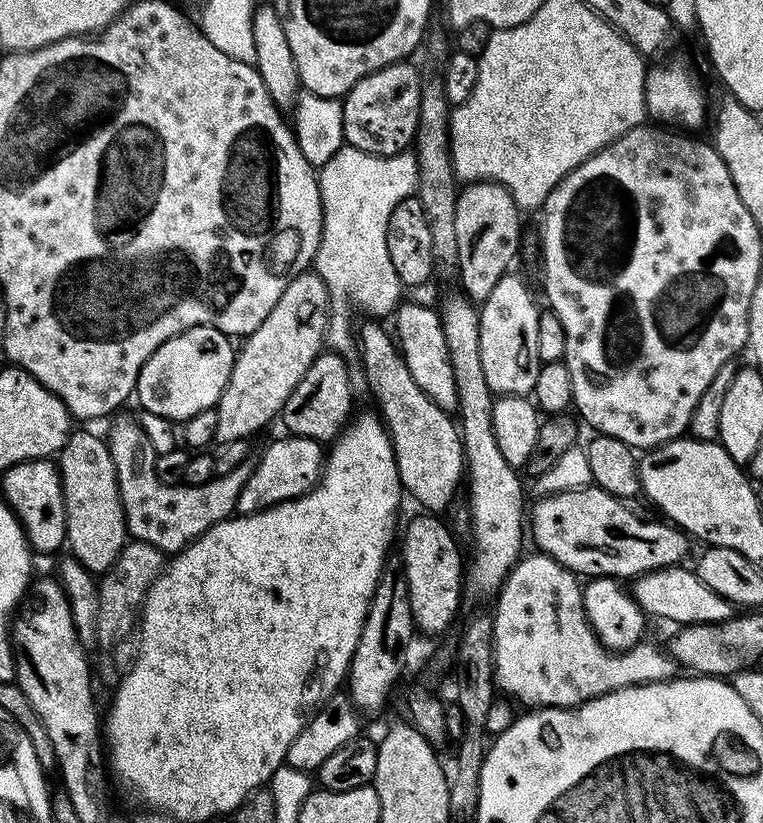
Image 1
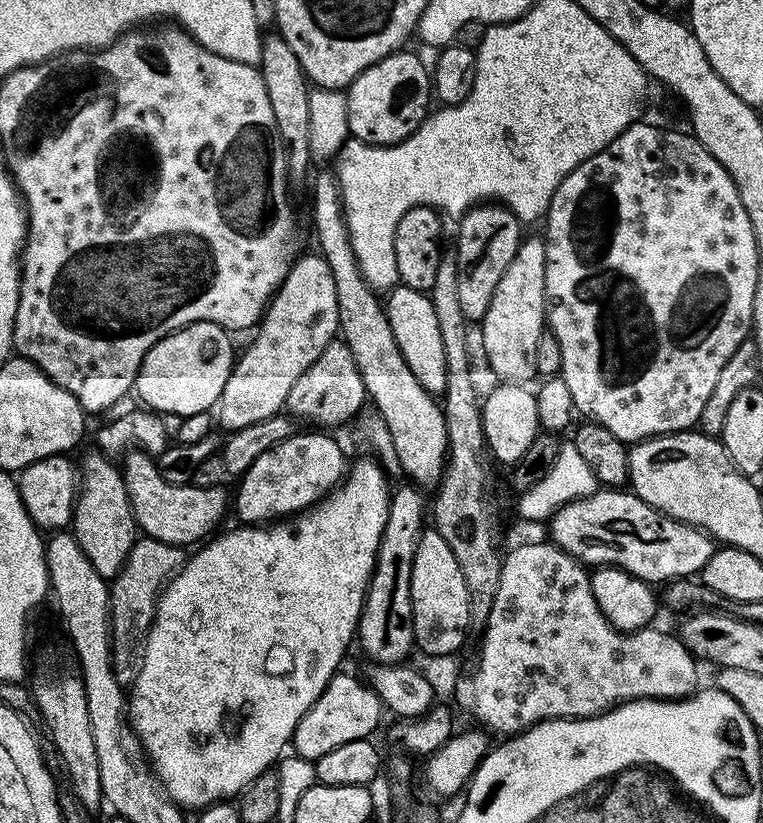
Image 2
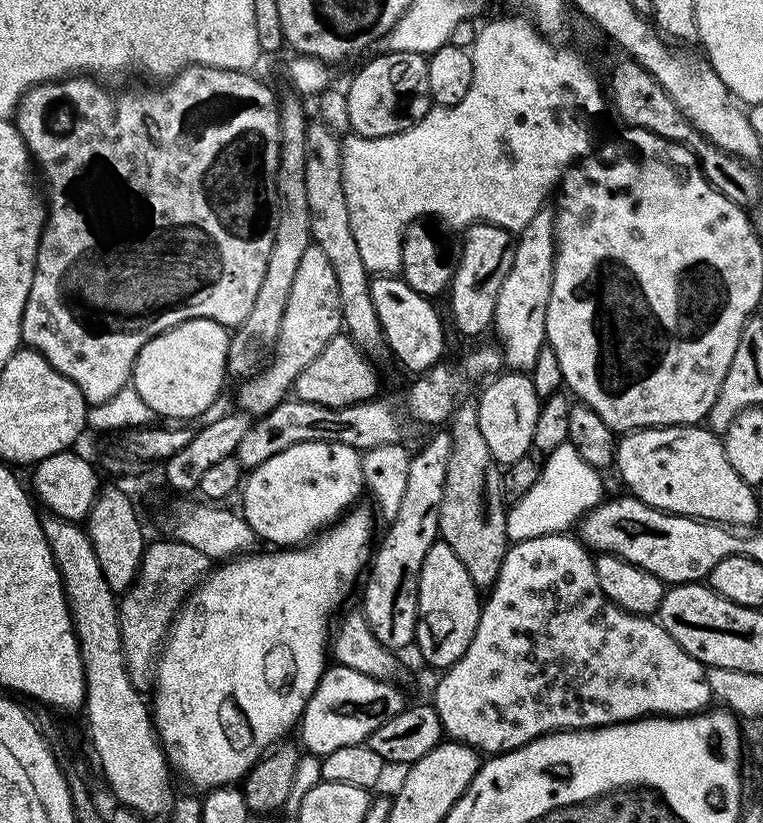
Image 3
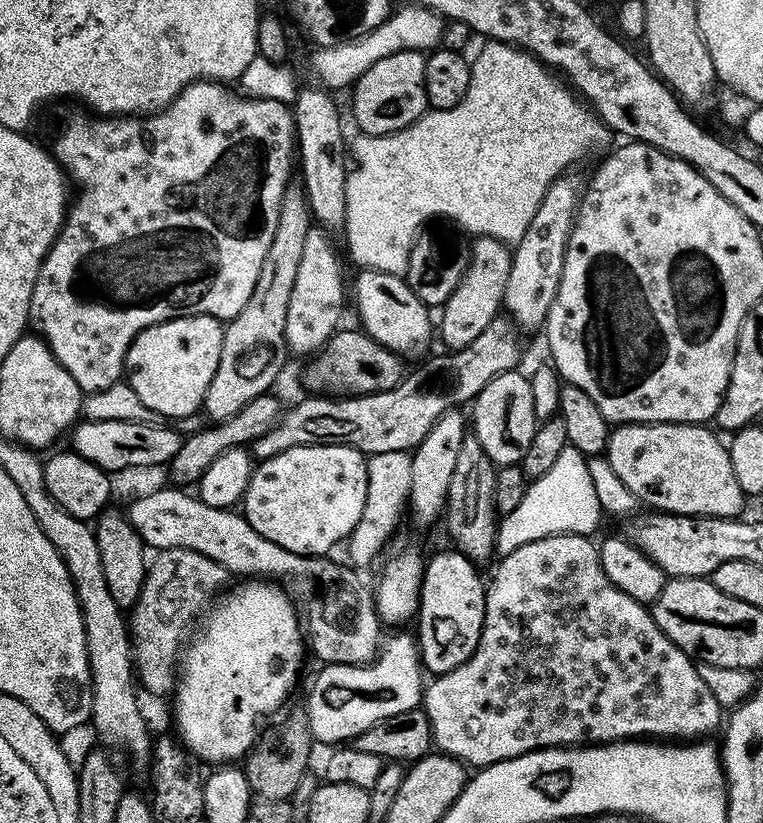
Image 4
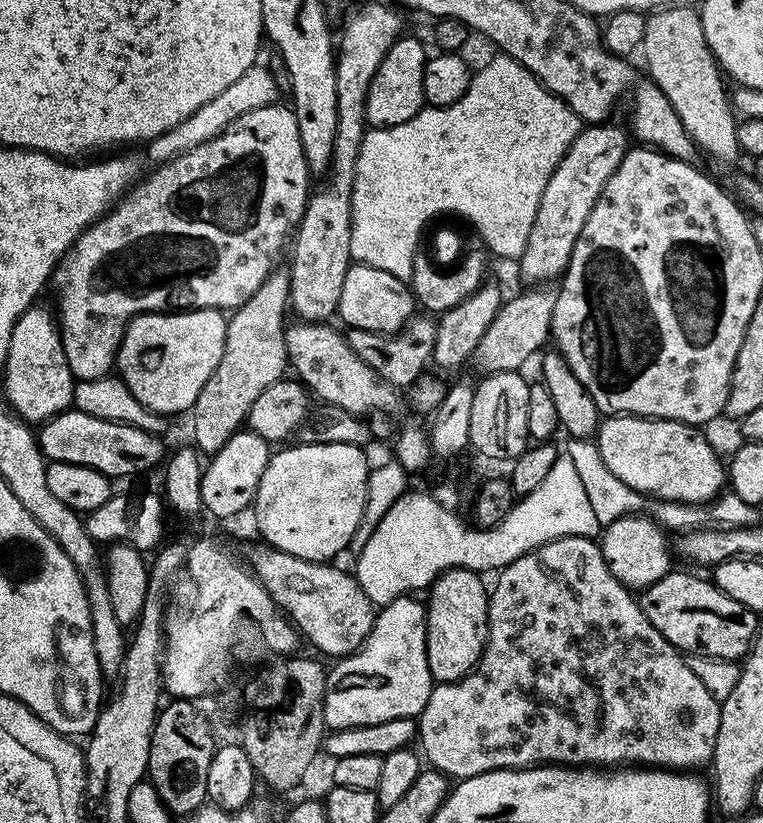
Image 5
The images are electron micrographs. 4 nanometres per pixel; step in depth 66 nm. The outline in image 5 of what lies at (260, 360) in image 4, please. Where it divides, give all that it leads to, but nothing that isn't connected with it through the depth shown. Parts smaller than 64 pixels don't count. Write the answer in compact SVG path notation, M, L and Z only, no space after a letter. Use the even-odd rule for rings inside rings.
M273 267L266 282L262 282L262 286L250 294L248 301L227 317L222 359L218 361L214 374L206 378L202 394L198 394L191 406L192 436L196 439L194 444L205 457L215 456L235 432L245 427L248 412L254 402L258 402L262 390L266 390L266 386L274 386L274 382L278 382L289 371L284 315L289 315L292 291L290 271L287 267L280 267Z

